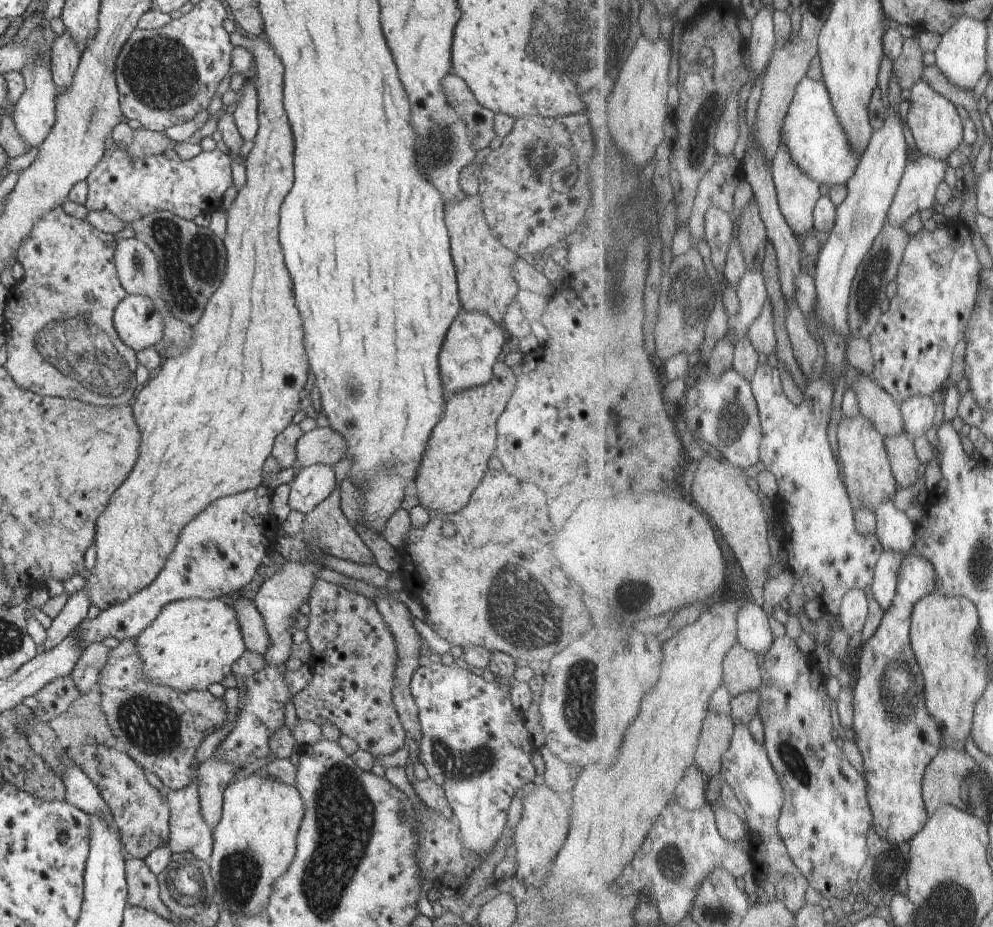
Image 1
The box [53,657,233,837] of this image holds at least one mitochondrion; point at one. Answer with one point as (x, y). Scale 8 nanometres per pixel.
(152, 726)

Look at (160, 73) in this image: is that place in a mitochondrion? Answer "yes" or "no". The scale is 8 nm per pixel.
yes

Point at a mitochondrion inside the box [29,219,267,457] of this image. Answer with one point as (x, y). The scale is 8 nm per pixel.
(100, 370)

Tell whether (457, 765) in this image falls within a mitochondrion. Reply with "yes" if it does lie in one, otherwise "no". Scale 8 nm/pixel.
yes

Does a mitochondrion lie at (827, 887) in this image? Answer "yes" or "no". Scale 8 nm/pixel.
no

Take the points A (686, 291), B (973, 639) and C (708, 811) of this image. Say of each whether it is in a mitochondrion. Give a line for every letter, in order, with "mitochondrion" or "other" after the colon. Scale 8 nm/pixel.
A: mitochondrion
B: mitochondrion
C: other

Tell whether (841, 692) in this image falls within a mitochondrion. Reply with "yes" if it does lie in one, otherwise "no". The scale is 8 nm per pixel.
no

